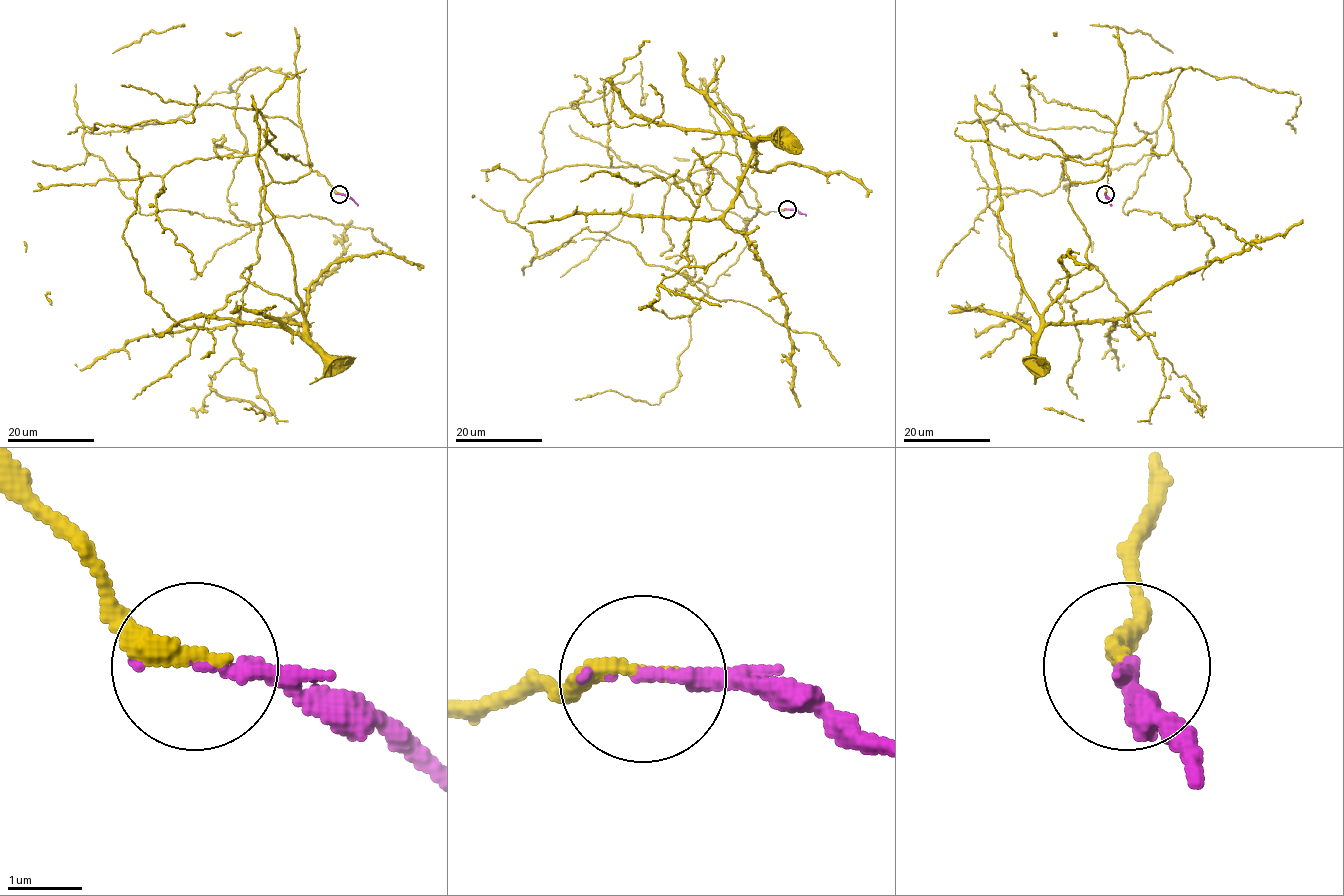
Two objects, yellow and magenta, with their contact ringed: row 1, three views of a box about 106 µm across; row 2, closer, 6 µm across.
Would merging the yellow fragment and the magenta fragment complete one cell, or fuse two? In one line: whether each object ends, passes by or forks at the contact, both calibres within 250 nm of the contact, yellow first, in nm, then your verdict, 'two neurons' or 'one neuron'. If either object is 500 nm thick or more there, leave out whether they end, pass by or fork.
yellow ends there; magenta ends there; 280 nm thick on the yellow side, 200 nm on the other; one neuron

